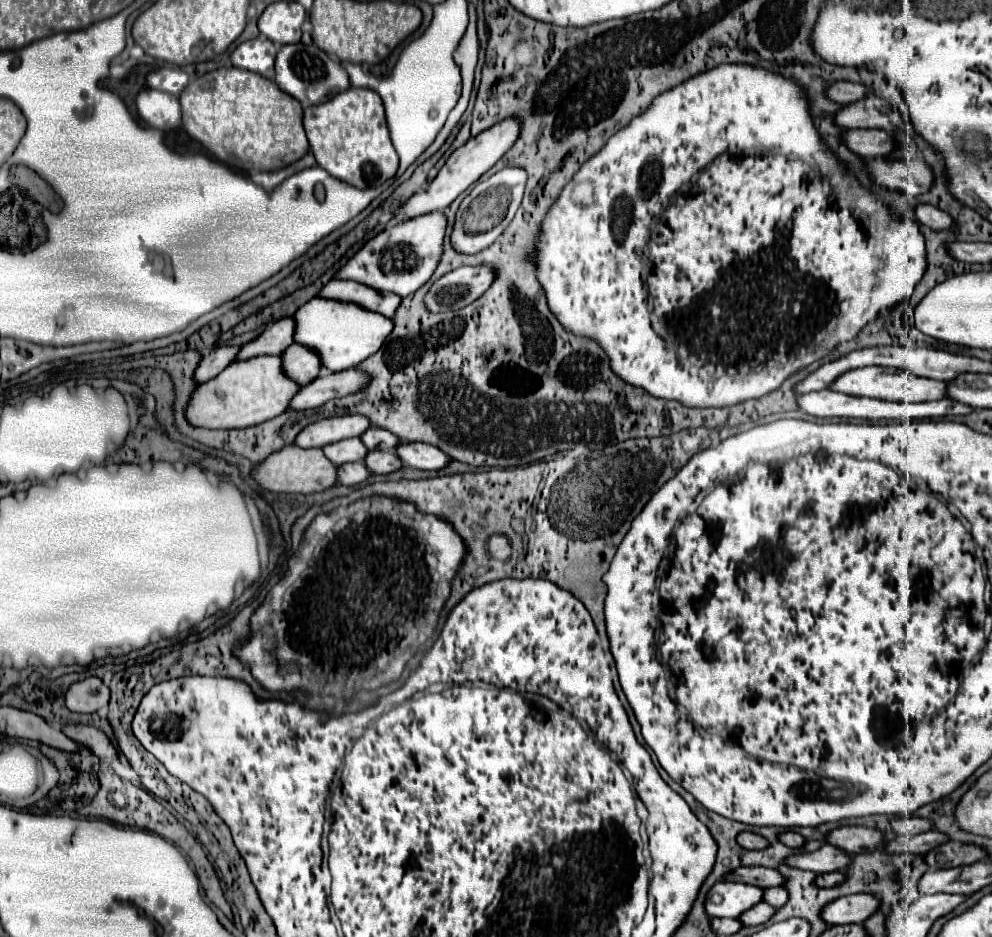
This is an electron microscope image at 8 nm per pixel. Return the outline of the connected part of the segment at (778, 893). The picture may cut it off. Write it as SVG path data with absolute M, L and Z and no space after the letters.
M776 886L776 888L766 888L764 890L764 902L768 902L770 906L774 908L780 908L788 898L788 892L782 888L782 886Z

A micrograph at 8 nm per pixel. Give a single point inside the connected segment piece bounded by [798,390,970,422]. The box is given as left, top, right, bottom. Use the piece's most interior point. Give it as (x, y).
(825, 404)

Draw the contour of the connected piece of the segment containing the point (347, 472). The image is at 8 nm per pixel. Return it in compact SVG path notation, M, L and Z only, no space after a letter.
M346 462L342 466L338 466L338 478L340 478L340 484L346 484L346 486L354 486L354 484L360 484L368 478L368 468L362 464L362 462Z

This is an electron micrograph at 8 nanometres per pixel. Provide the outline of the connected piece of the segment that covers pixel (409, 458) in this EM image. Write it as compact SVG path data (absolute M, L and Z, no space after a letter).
M400 442L396 446L396 456L404 466L420 468L420 470L440 470L450 460L436 446L424 442Z

